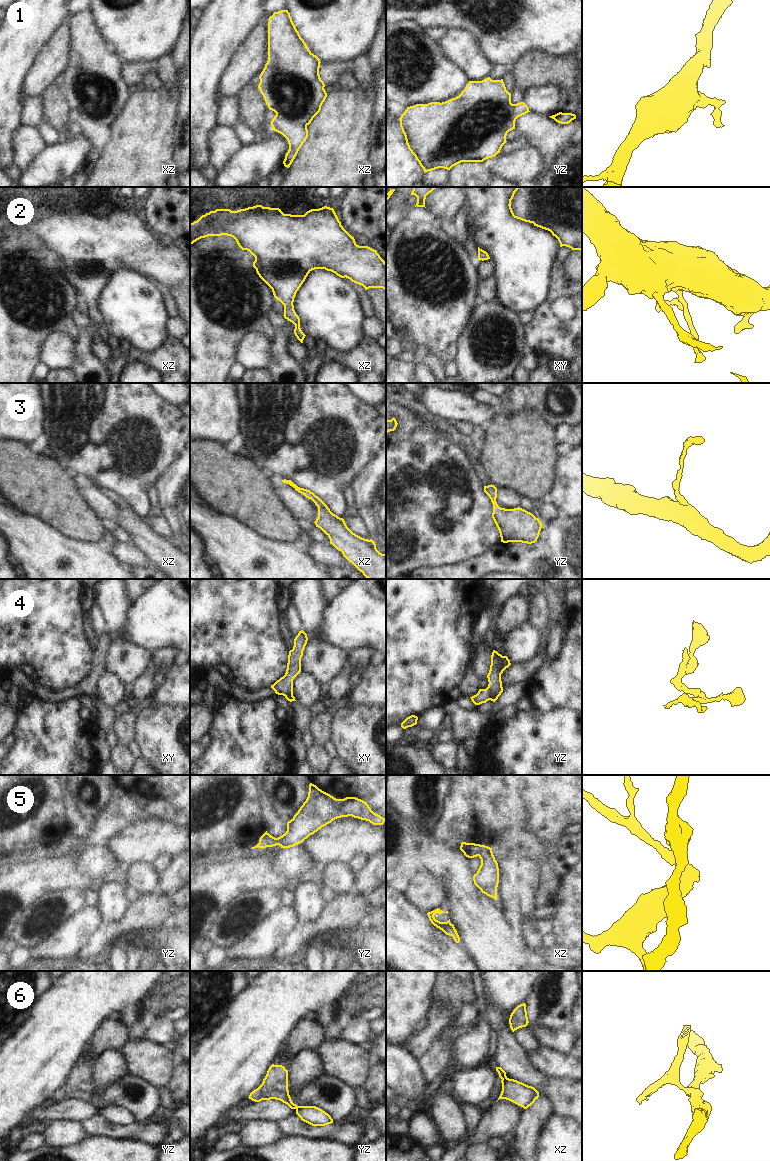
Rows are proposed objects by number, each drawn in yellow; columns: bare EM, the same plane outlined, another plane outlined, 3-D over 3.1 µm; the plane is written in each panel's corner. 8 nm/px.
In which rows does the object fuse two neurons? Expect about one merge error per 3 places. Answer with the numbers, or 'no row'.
4, 6

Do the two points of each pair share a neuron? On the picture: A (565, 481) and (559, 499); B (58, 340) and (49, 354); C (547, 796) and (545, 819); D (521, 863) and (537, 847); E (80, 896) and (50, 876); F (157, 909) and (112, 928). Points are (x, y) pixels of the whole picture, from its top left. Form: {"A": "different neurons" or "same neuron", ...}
{"A": "same neuron", "B": "same neuron", "C": "same neuron", "D": "different neurons", "E": "different neurons", "F": "same neuron"}

